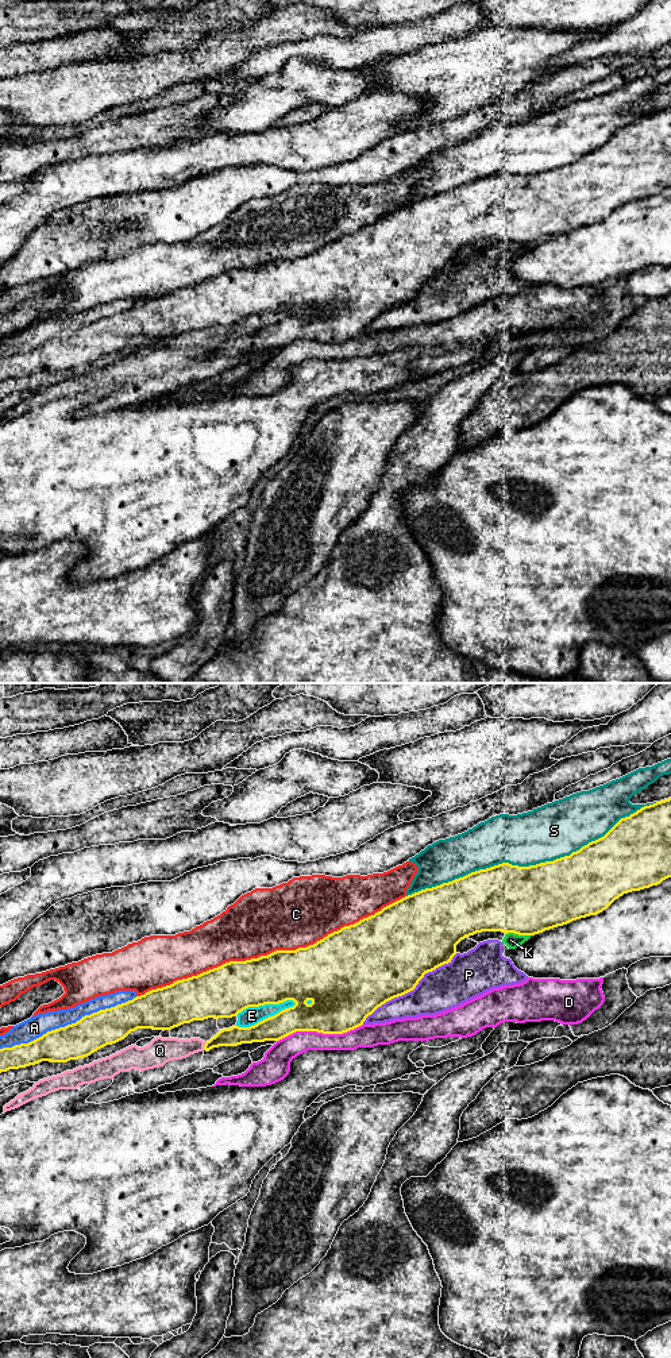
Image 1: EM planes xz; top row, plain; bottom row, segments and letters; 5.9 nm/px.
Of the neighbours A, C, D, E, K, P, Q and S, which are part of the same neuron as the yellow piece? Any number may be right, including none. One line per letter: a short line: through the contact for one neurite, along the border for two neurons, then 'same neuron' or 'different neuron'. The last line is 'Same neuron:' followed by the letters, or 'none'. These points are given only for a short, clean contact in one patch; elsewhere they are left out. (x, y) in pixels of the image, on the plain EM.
A: different neuron
C: different neuron
D: different neuron
E: different neuron
K: different neuron
P: different neuron
Q: different neuron
S: different neuron
Same neuron: none

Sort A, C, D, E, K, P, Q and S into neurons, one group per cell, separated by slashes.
A / C / D / E Q / K P / S

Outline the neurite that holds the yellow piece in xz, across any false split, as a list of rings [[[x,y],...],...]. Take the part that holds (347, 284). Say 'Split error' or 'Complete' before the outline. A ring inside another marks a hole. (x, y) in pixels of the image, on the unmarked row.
Complete. [[[671,107],[644,115],[629,126],[621,127],[603,146],[589,151],[570,165],[529,175],[502,171],[471,181],[452,190],[408,204],[374,224],[344,235],[306,256],[275,259],[246,270],[230,270],[197,285],[151,298],[115,316],[85,324],[76,332],[47,340],[28,352],[3,356],[0,358],[0,382],[42,370],[68,371],[84,367],[107,354],[124,348],[138,337],[171,339],[193,329],[232,327],[248,316],[279,313],[286,309],[293,309],[296,313],[254,335],[223,337],[205,351],[204,359],[279,350],[296,340],[343,343],[362,335],[366,327],[386,310],[413,300],[425,282],[451,271],[456,263],[456,254],[466,246],[482,240],[535,244],[581,227],[597,224],[624,202],[657,194],[668,186],[671,186]]]

